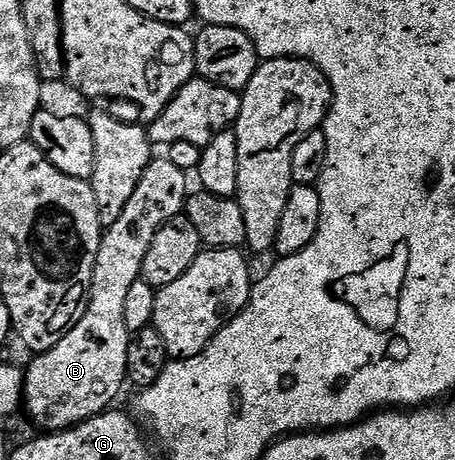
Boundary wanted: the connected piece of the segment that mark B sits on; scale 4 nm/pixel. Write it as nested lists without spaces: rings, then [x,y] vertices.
[[[166,159],[151,160],[145,175],[141,175],[141,183],[137,183],[137,191],[133,191],[125,211],[121,211],[121,219],[117,219],[117,223],[106,226],[101,247],[97,251],[91,296],[81,323],[77,323],[77,327],[73,327],[73,331],[69,331],[65,339],[57,343],[57,347],[32,356],[31,366],[26,366],[25,369],[23,378],[25,413],[27,409],[28,415],[43,428],[40,430],[71,429],[82,421],[93,419],[98,413],[108,412],[114,406],[111,404],[127,381],[129,343],[133,336],[125,327],[125,298],[133,288],[133,283],[137,283],[142,278],[145,257],[149,255],[149,247],[152,246],[157,231],[161,231],[163,225],[175,220],[186,210],[189,196],[187,177],[188,174],[181,167],[173,167],[173,163],[169,163]]]

